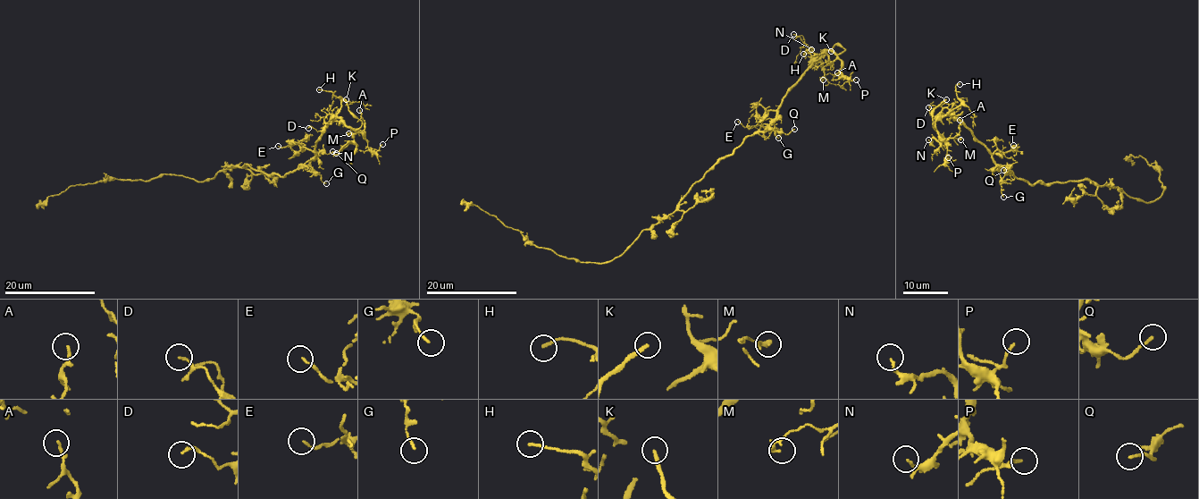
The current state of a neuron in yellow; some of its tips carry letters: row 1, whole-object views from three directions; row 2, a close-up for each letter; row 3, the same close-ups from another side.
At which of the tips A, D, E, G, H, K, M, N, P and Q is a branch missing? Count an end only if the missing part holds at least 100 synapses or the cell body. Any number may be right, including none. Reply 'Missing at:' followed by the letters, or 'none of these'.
Missing at: K

